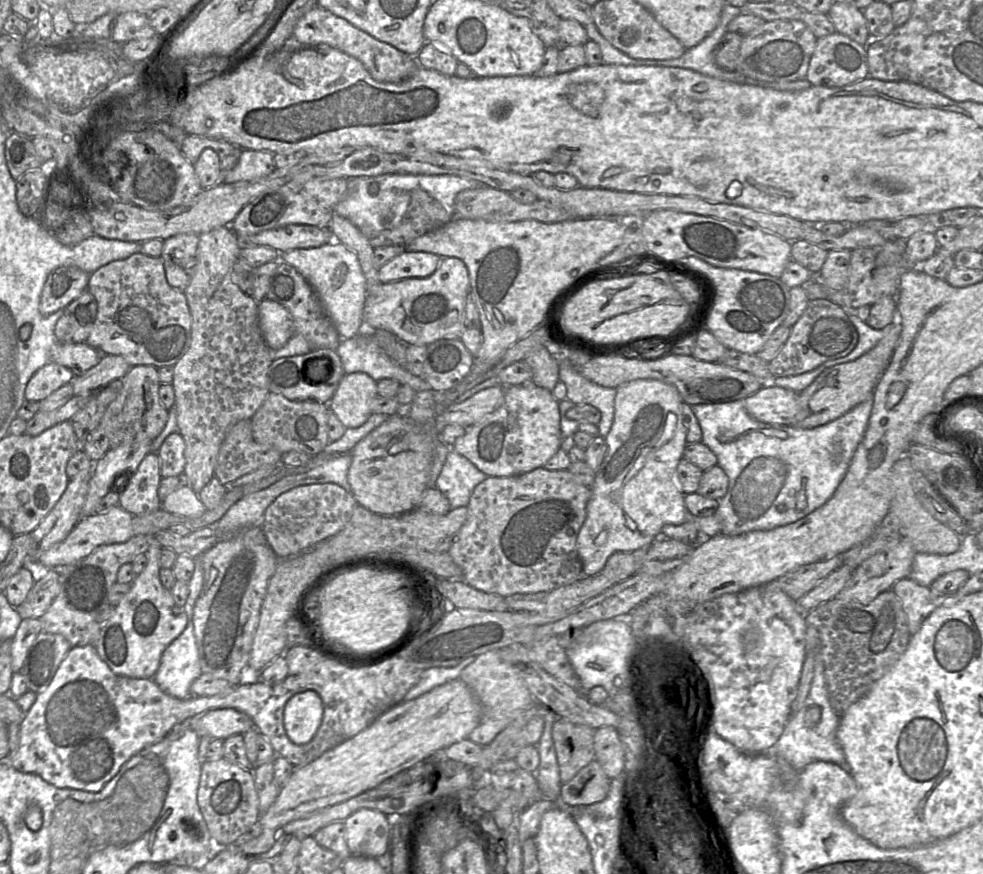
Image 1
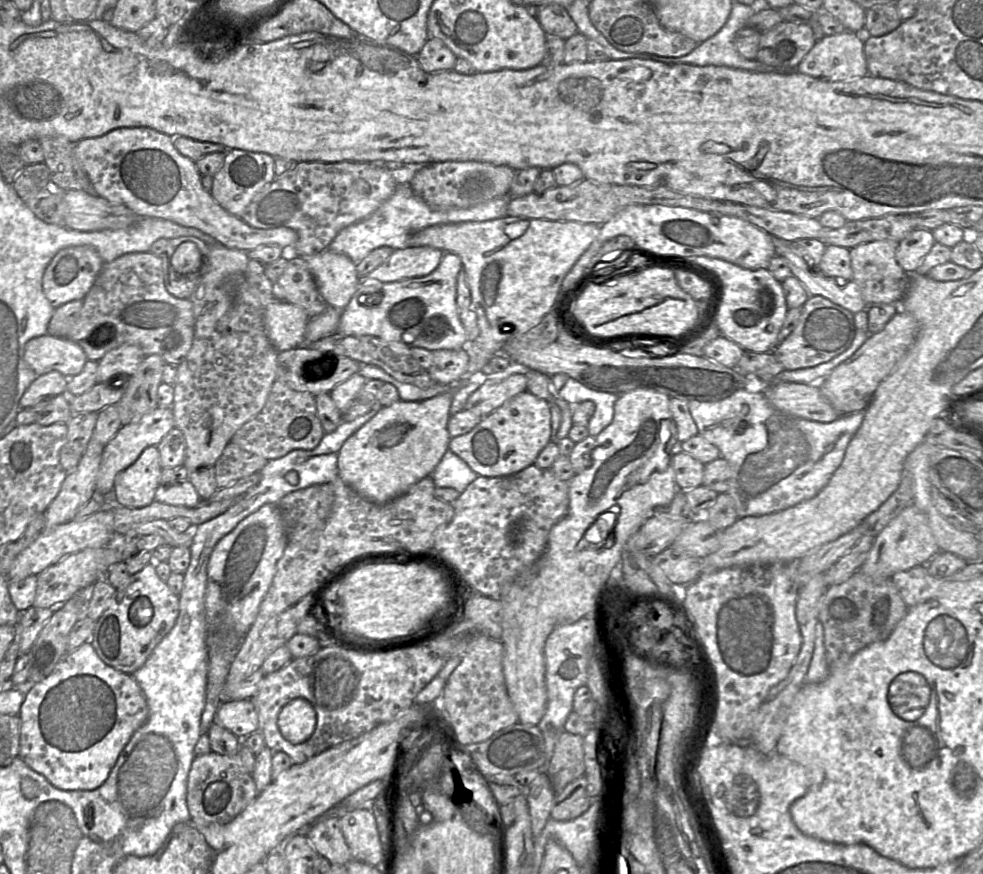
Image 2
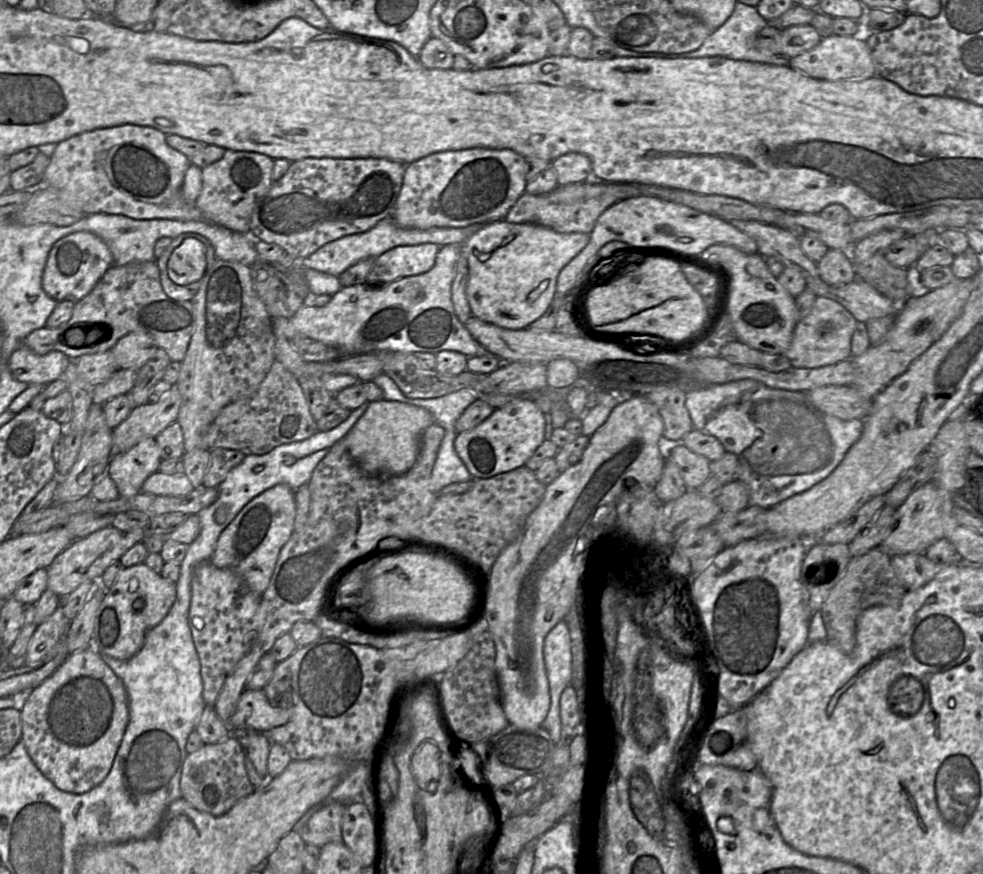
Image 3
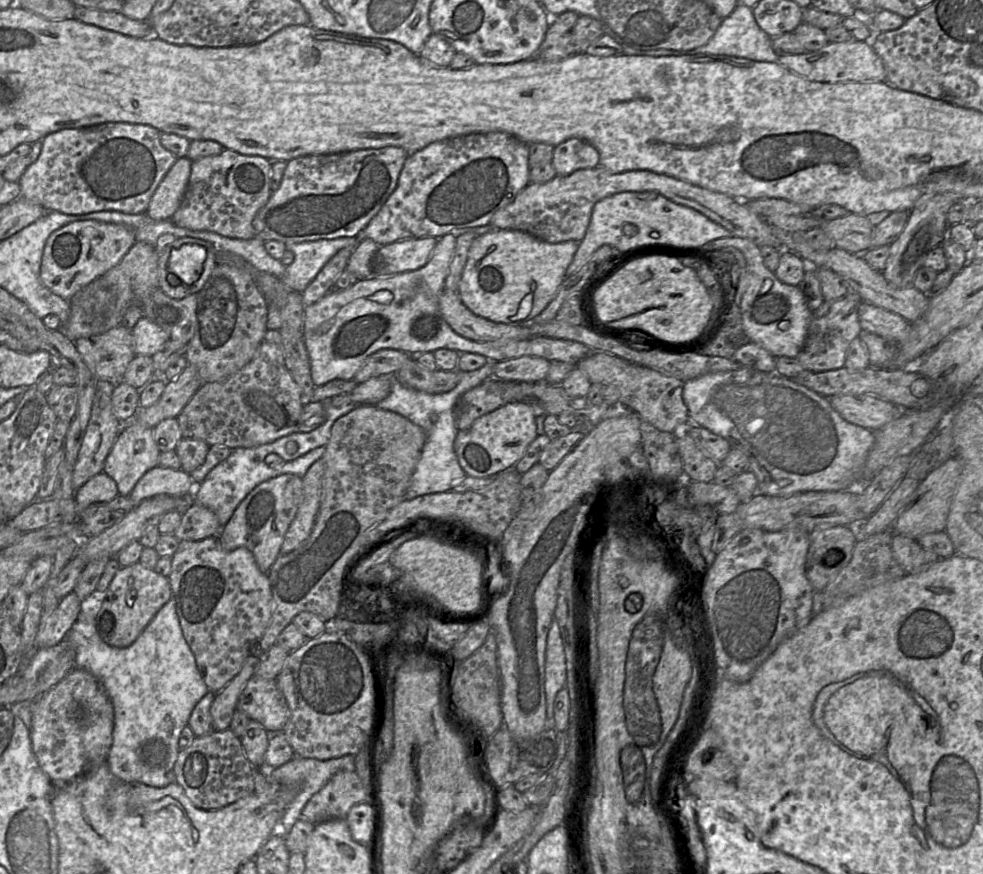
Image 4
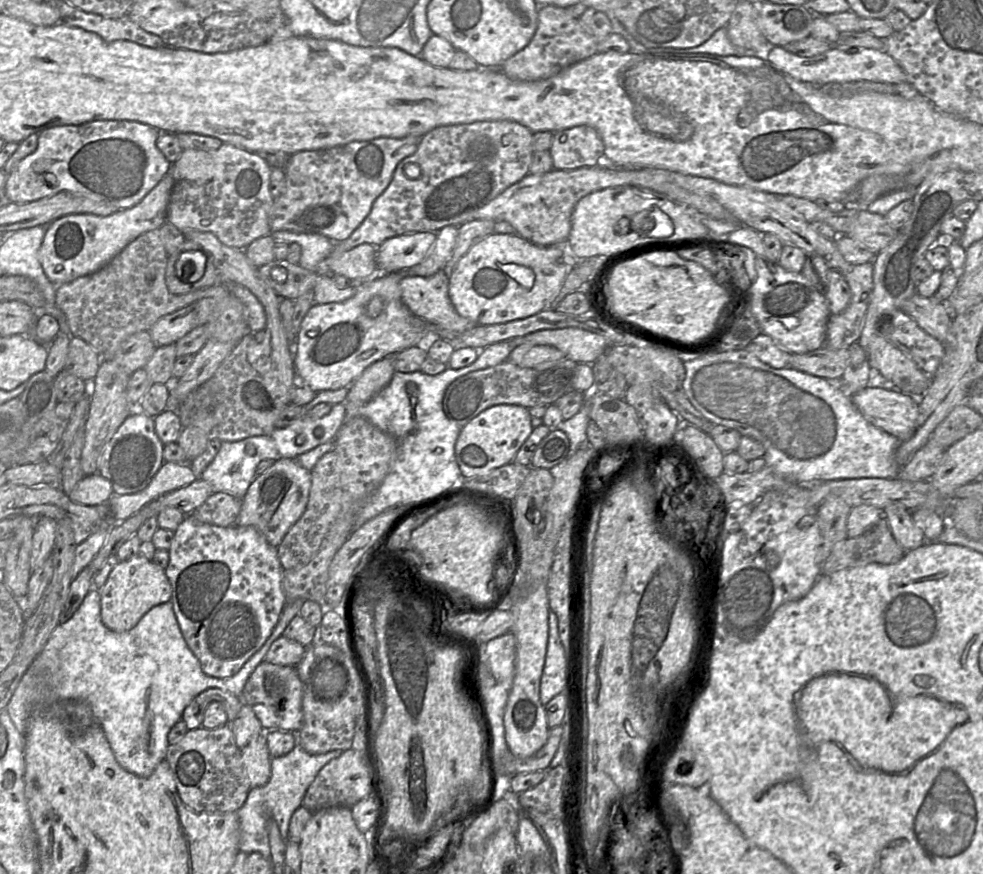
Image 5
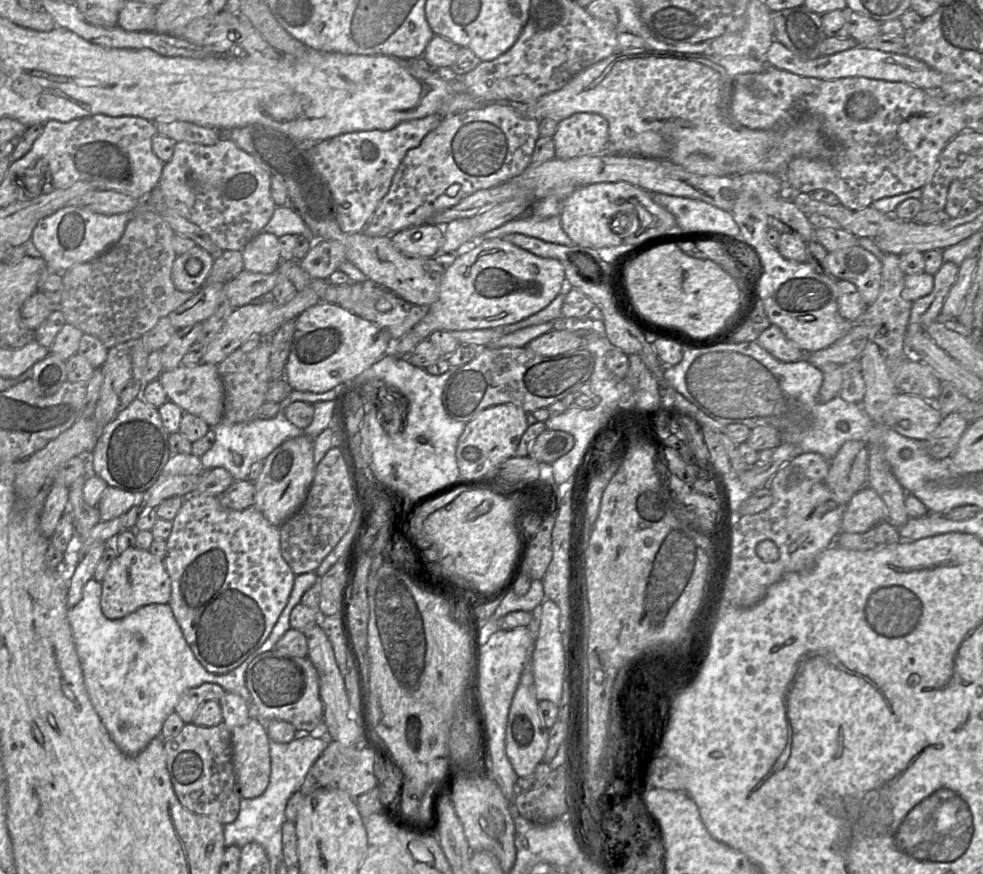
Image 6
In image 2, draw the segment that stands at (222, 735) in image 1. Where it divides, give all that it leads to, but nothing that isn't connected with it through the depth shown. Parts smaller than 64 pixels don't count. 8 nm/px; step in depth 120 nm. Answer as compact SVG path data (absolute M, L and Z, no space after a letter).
M250 699L221 702L215 720L239 739L259 731L257 711Z

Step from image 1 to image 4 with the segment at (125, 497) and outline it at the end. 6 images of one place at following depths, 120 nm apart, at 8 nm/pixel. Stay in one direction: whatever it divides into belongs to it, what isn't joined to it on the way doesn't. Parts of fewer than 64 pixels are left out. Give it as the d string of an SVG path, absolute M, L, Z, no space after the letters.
M131 420L119 432L105 460L103 472L116 482L120 496L129 496L144 474L159 465L160 453L154 441L153 429Z

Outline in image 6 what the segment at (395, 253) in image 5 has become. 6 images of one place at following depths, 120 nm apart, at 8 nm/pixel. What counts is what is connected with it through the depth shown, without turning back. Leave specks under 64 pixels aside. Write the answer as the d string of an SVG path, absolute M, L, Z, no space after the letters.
M423 224L401 230L390 236L394 246L404 254L423 258L435 257L444 242L444 228Z

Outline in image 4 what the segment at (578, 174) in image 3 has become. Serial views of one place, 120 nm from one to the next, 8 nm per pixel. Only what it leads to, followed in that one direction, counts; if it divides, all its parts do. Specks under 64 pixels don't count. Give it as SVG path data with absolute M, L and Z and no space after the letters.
M570 138L554 147L552 165L557 175L566 176L580 169L592 169L600 164L600 155L590 143Z

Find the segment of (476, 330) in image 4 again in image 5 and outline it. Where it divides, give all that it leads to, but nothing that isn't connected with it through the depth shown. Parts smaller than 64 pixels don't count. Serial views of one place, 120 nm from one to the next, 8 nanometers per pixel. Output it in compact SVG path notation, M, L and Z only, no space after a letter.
M443 269L430 277L406 276L400 282L402 301L424 321L459 332L484 326L457 313L449 298L448 288L449 279Z

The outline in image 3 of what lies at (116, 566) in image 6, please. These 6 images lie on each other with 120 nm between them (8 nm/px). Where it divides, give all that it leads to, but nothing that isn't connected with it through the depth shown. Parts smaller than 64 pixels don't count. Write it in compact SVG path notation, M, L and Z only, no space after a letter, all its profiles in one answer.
M144 563L123 569L114 584L106 589L104 599L97 610L92 642L97 653L126 661L135 656L143 647L147 633L167 616L176 600L176 584L164 579Z

